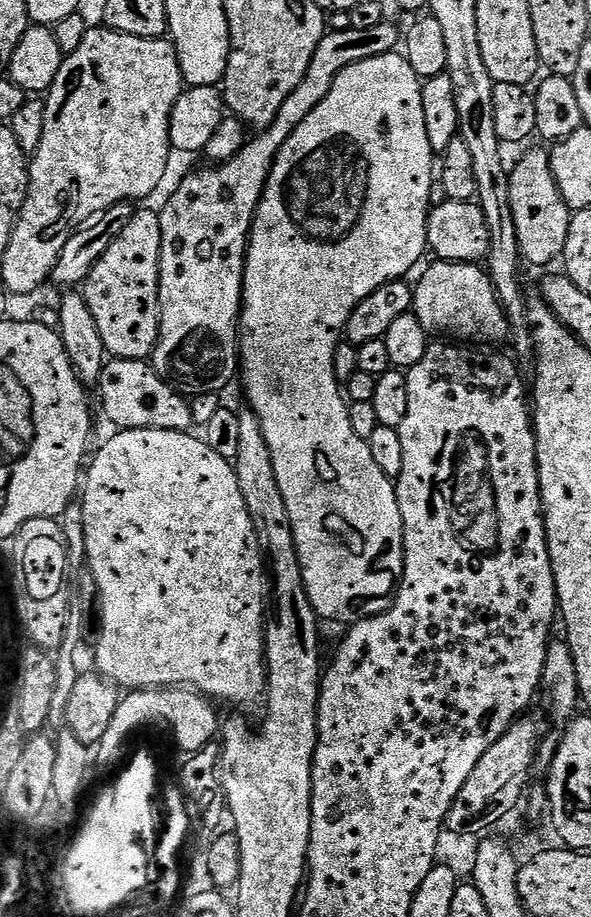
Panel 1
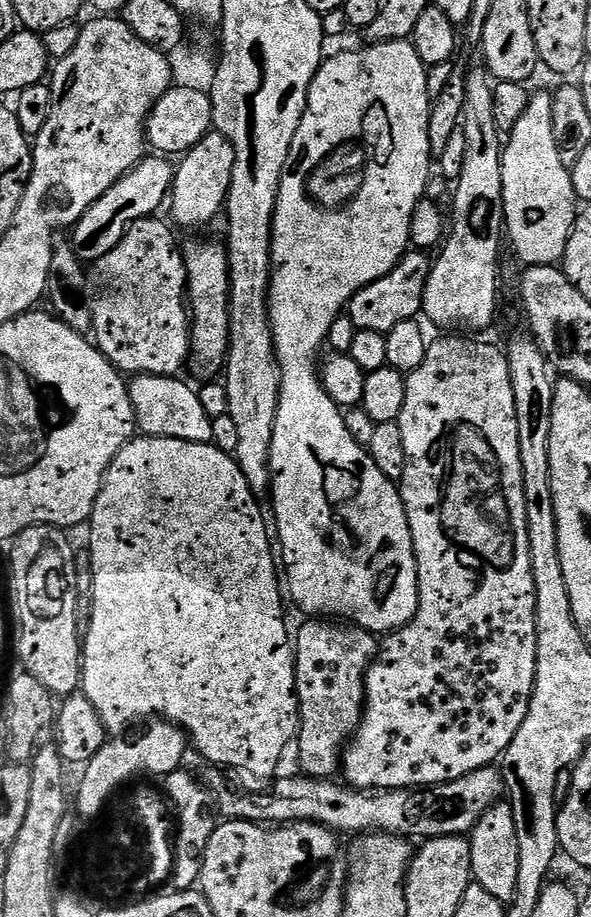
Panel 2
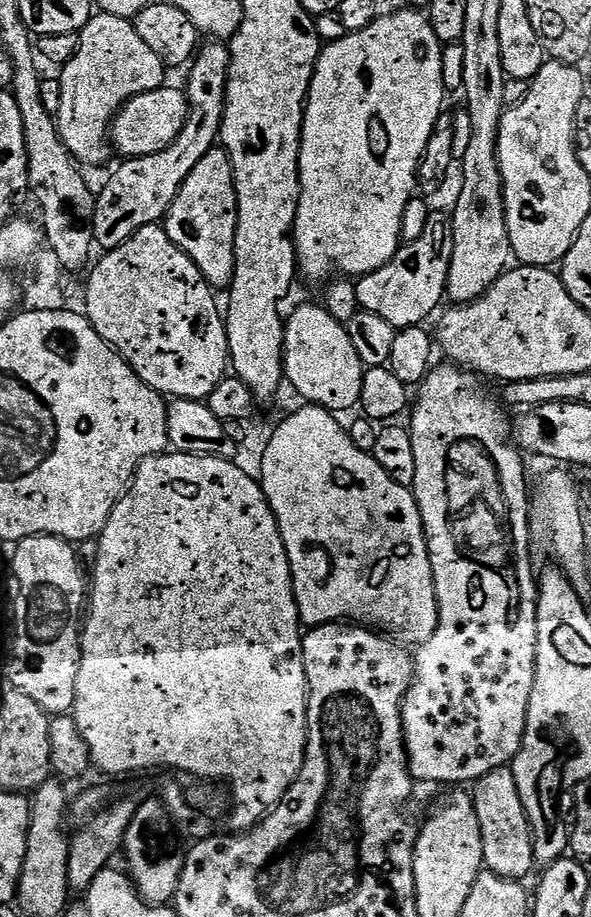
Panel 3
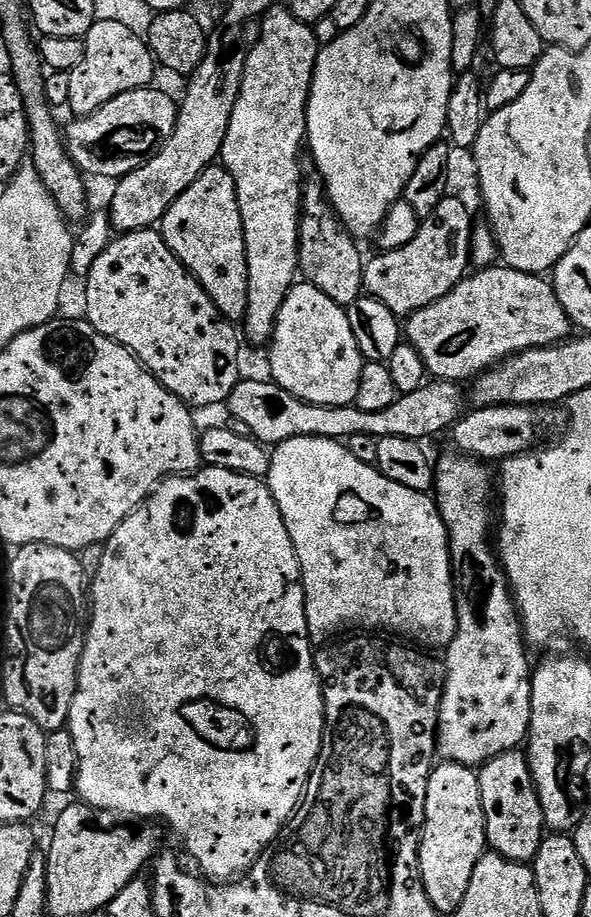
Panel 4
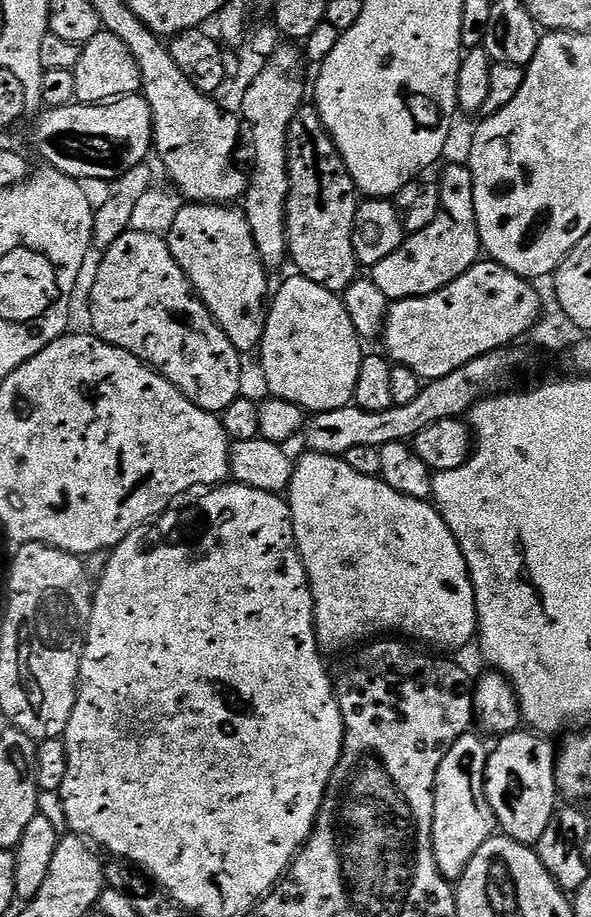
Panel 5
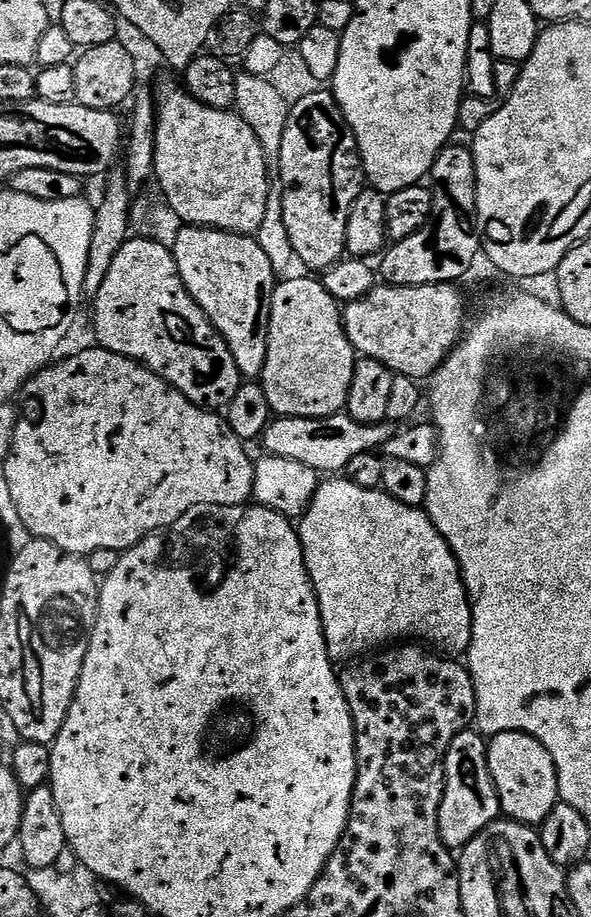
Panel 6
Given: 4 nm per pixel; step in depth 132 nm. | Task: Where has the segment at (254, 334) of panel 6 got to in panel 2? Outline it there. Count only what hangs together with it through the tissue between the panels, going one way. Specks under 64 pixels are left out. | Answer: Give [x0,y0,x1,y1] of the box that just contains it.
[170,131,234,228]

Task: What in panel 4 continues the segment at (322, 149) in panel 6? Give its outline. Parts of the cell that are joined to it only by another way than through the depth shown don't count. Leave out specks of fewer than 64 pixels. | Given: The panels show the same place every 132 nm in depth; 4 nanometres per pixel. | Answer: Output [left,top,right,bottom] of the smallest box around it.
[300,178,365,310]

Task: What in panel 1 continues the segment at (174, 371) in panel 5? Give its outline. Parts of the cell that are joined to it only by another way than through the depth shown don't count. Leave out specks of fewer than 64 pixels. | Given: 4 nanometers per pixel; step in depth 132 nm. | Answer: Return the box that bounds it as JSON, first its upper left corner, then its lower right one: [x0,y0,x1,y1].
[82,211,162,360]

